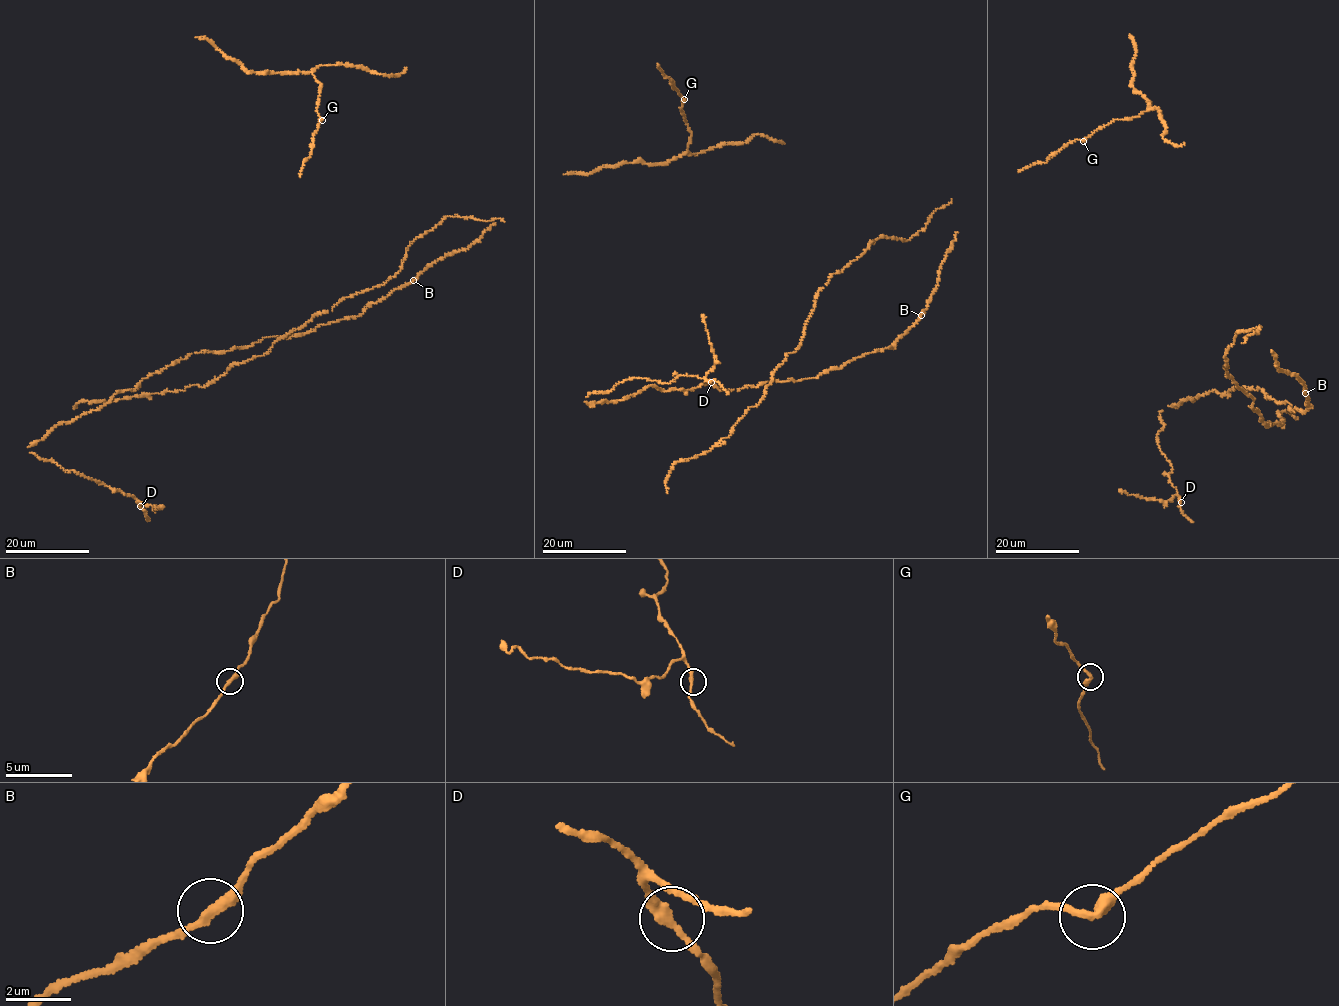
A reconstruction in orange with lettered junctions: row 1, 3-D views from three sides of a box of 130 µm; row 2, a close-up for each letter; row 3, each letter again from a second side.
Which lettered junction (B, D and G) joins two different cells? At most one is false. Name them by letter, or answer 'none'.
none

